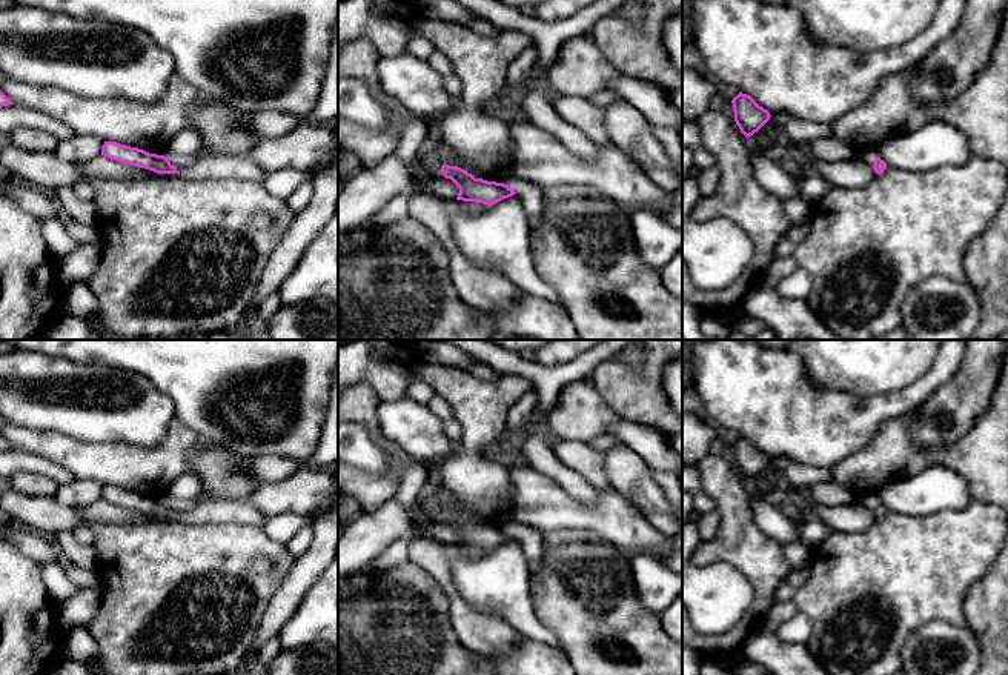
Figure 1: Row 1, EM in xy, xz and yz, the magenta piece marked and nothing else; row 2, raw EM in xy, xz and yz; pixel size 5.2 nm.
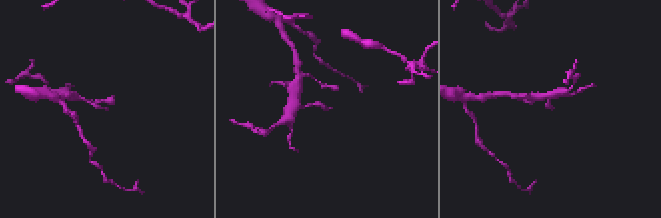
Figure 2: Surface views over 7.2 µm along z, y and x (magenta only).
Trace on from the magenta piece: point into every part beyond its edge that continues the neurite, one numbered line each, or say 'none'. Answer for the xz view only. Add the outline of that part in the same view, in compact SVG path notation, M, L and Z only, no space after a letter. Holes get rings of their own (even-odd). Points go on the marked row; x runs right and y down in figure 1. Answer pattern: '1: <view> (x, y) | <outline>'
none

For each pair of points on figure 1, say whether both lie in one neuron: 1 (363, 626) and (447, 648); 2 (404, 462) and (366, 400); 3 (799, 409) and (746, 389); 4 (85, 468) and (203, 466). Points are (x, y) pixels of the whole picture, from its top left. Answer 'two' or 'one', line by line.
1: one
2: one
3: one
4: two

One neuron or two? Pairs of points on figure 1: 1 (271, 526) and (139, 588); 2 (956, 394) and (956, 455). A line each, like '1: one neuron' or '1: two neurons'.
1: two neurons
2: two neurons

